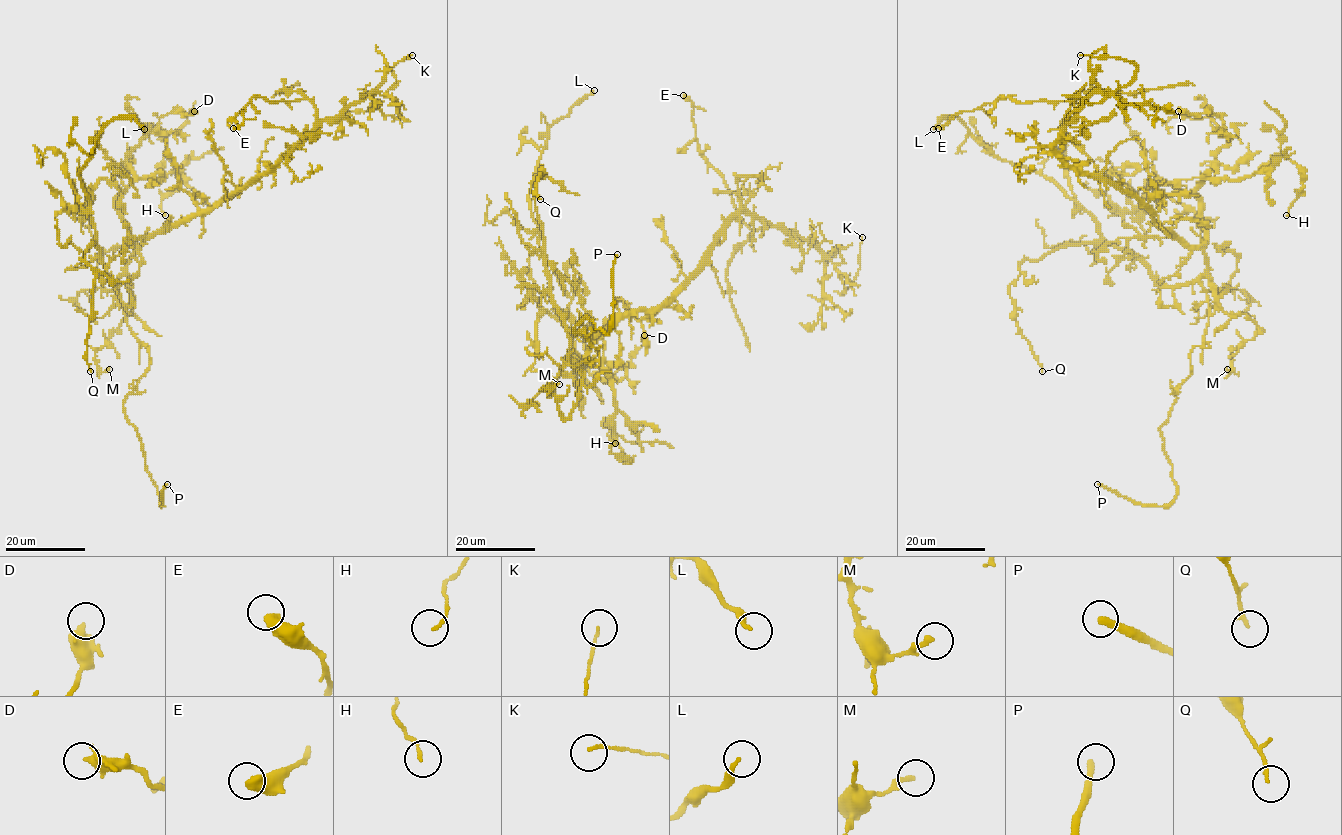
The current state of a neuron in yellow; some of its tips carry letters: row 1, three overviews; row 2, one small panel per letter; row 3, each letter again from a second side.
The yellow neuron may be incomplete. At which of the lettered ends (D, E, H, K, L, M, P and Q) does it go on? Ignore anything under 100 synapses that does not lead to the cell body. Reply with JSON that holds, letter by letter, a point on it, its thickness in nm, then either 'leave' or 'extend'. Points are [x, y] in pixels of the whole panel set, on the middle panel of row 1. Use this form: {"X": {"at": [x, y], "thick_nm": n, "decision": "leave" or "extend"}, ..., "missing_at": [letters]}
{"D": {"at": [644, 335], "thick_nm": 440, "decision": "leave"}, "E": {"at": [683, 95], "thick_nm": 480, "decision": "leave"}, "H": {"at": [615, 443], "thick_nm": 100, "decision": "leave"}, "K": {"at": [862, 237], "thick_nm": 110, "decision": "leave"}, "L": {"at": [594, 90], "thick_nm": 190, "decision": "leave"}, "M": {"at": [559, 384], "thick_nm": 200, "decision": "leave"}, "P": {"at": [617, 254], "thick_nm": 300, "decision": "extend"}, "Q": {"at": [540, 199], "thick_nm": 130, "decision": "leave"}, "missing_at": ["P"]}

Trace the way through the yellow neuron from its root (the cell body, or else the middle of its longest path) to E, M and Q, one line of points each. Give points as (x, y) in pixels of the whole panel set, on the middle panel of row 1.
E: (605, 328), (659, 309), (742, 211), (766, 225), (752, 229), (740, 216), (698, 150), (693, 104), (683, 95)
M: (605, 328), (589, 357), (576, 365), (583, 381), (567, 418), (545, 389), (559, 384)
Q: (605, 328), (589, 357), (574, 363), (552, 300), (531, 192), (531, 182), (545, 175), (542, 166), (540, 199)

